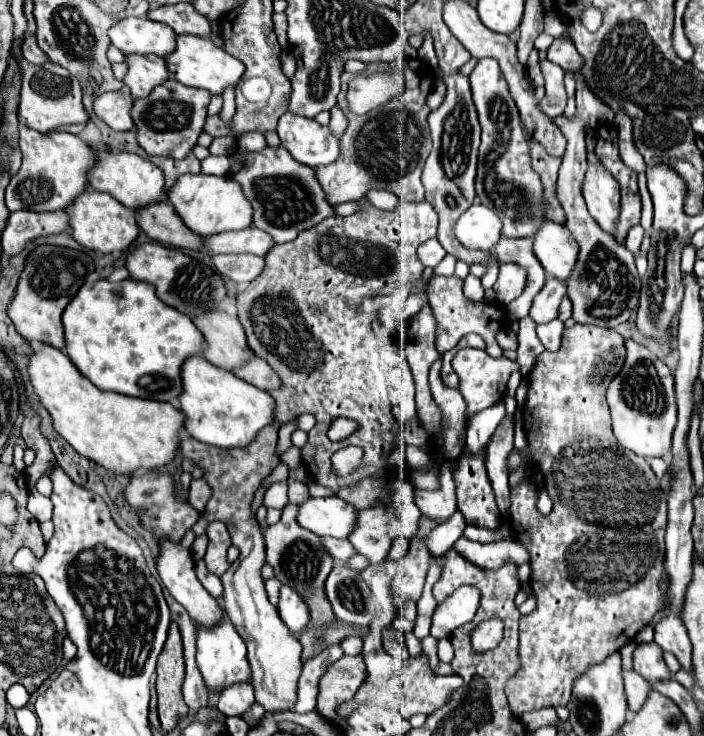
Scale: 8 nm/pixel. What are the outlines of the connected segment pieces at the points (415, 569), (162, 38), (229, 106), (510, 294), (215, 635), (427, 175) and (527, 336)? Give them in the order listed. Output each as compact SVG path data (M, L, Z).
M420 517L420 531L410 539L410 551L398 561L398 573L392 581L394 605L404 607L406 601L418 601L430 569L430 551L426 547L426 535L434 529L428 517Z
M140 17L120 19L110 31L110 41L124 55L160 55L166 57L176 49L176 33L164 23Z
M228 87L226 93L222 95L222 99L224 99L224 107L220 111L220 119L224 121L224 125L230 125L234 111L236 111L236 107L234 107L234 87Z
M500 263L498 281L494 283L494 293L498 303L508 305L512 299L516 299L526 285L526 273L520 265L512 263Z
M224 617L218 625L204 629L198 627L198 669L204 677L204 683L210 691L222 693L222 689L228 689L236 683L248 683L250 681L250 669L248 669L248 659L246 659L246 645L242 637L236 633L234 625Z
M456 71L454 75L448 75L442 81L446 85L444 103L436 111L432 111L428 117L434 145L432 145L432 153L430 153L424 173L422 173L426 201L440 215L438 241L446 249L446 253L452 253L470 265L472 263L486 263L488 255L490 255L488 251L466 249L454 235L454 225L456 225L458 217L474 201L474 177L476 177L476 157L478 157L478 145L480 145L480 123L478 123L476 107L472 103L468 77L462 75L460 71Z
M532 317L520 319L520 331L518 331L518 365L520 373L526 377L532 371L534 359L544 351L544 345L536 337L536 323L532 323Z

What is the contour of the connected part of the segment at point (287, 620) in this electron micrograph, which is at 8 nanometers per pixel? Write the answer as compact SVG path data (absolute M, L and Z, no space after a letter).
M282 585L280 589L280 601L278 601L278 613L284 625L288 625L288 631L298 637L298 633L306 627L308 623L308 607L304 599L290 589L288 585Z

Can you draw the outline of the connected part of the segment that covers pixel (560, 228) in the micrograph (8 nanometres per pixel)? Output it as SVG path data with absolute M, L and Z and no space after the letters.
M550 221L538 229L534 237L534 253L548 275L566 281L576 265L578 245L566 225Z

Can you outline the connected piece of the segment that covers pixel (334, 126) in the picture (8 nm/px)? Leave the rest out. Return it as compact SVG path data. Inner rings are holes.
M338 105L334 109L330 109L330 115L332 115L332 119L330 119L328 127L332 129L334 137L340 137L346 131L346 115L342 113L342 109Z

